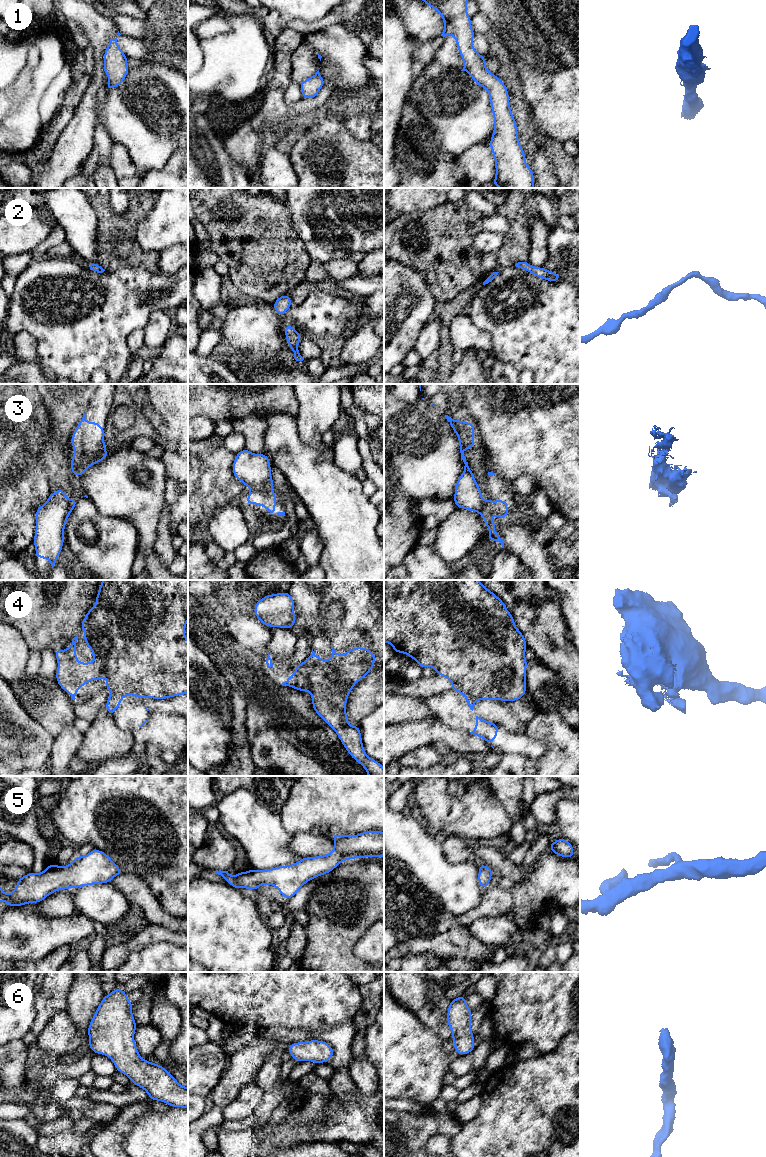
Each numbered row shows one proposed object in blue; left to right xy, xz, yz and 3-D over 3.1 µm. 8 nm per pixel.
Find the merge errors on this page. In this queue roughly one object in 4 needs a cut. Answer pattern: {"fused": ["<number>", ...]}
{"fused": ["3", "4"]}

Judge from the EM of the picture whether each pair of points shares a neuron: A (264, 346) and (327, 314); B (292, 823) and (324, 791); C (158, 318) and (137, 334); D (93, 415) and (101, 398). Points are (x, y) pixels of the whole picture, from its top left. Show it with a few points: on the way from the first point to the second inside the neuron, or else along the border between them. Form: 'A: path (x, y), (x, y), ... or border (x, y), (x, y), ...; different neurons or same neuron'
A: path (275, 329), (286, 319), (310, 314); same neuron
B: path (300, 815), (316, 799); same neuron
C: border (143, 329), (144, 347); different neurons
D: path (97, 411), (101, 402); same neuron

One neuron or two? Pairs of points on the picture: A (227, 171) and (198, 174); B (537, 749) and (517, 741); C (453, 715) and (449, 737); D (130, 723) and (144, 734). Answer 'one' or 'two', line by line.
A: one
B: one
C: two
D: two

